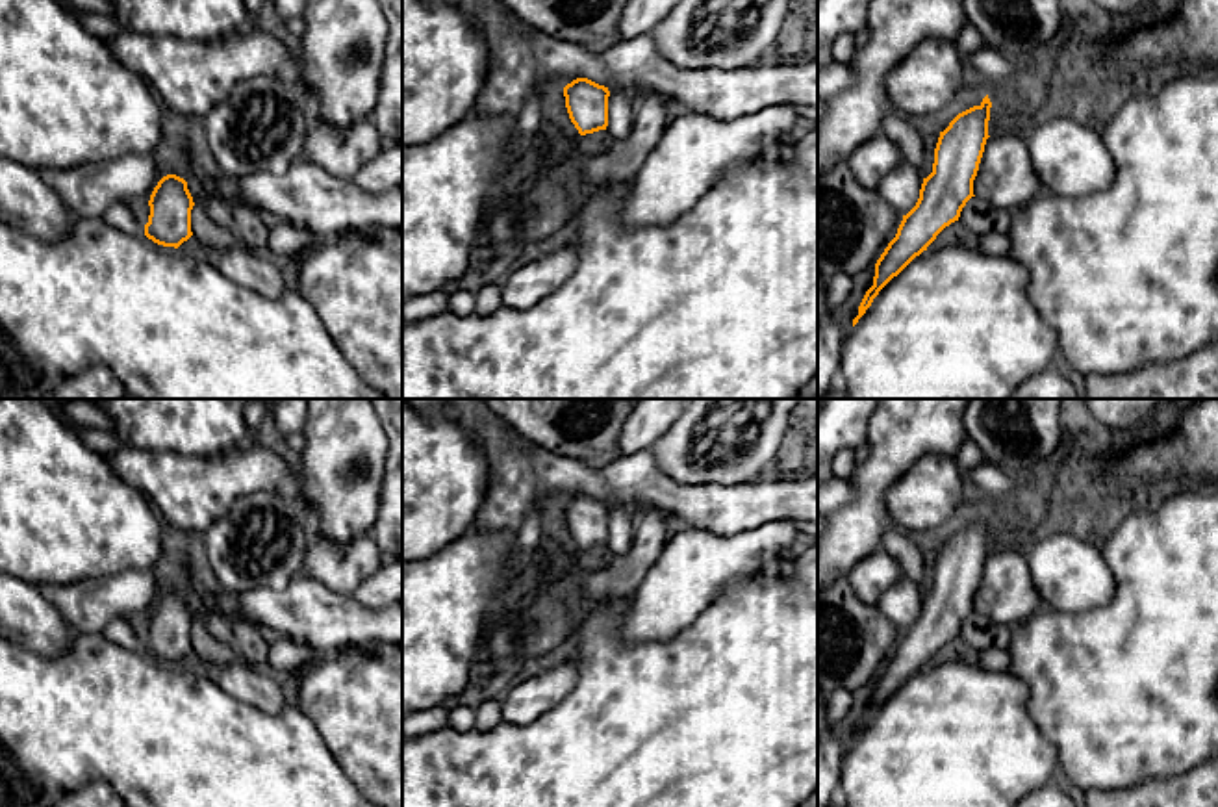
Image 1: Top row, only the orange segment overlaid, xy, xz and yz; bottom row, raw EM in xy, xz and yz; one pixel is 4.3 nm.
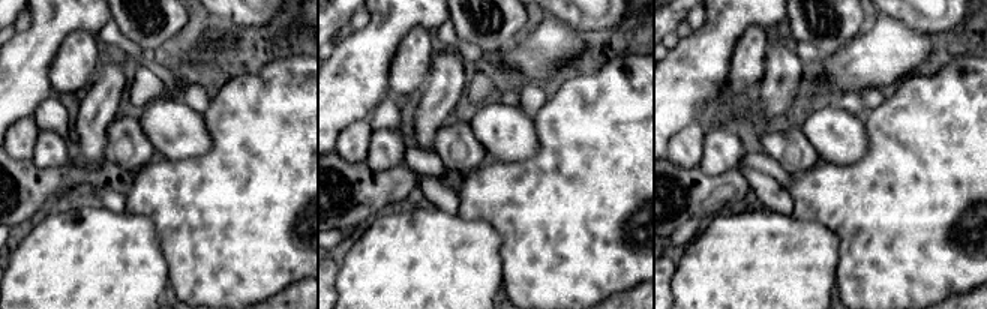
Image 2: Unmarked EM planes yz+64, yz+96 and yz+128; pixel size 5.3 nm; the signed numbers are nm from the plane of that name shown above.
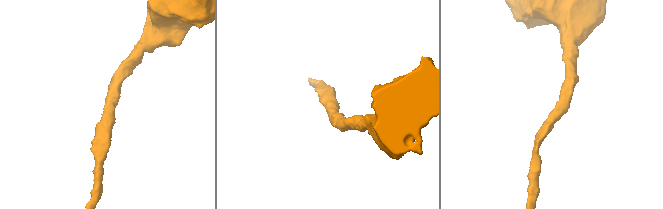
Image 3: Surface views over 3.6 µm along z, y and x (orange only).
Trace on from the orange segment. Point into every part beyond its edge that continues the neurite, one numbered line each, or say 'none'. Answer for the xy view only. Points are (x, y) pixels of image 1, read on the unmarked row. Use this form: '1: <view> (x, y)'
none

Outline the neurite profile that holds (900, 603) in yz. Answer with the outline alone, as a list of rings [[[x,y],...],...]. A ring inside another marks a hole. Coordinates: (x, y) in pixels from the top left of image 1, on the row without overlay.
[[[901,575],[877,601],[879,612],[899,631],[907,631],[920,614],[923,590],[912,579]]]

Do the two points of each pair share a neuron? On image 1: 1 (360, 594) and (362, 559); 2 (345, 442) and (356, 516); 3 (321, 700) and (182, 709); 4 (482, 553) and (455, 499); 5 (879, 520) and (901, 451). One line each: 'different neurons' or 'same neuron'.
1: different neurons
2: same neuron
3: different neurons
4: different neurons
5: same neuron

